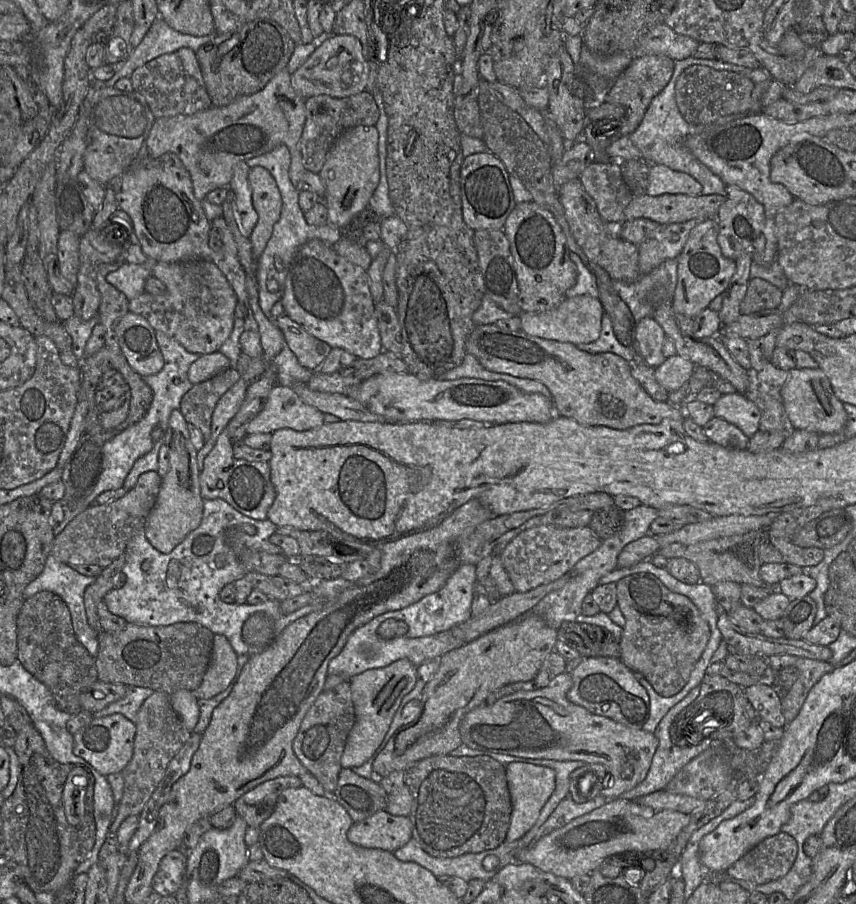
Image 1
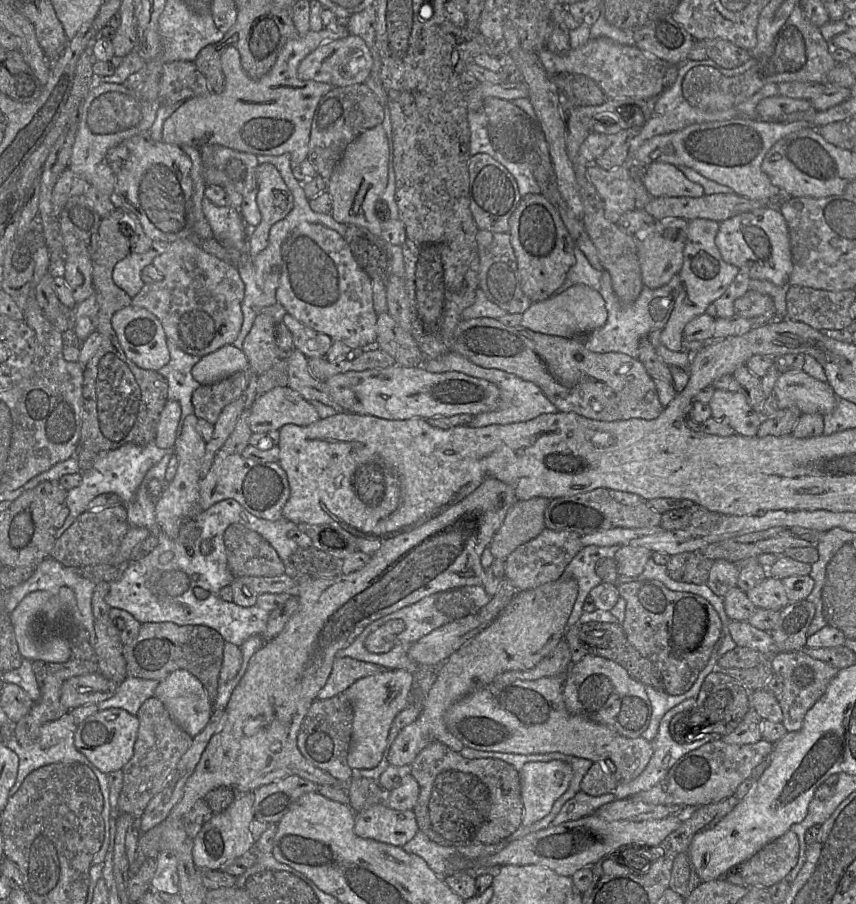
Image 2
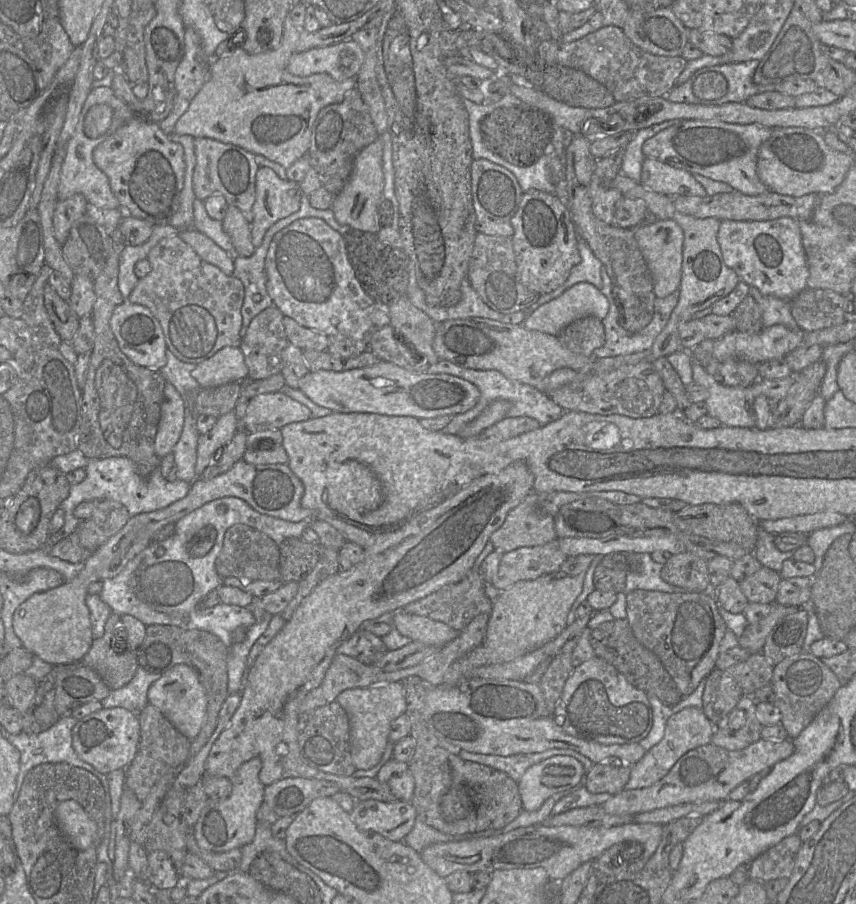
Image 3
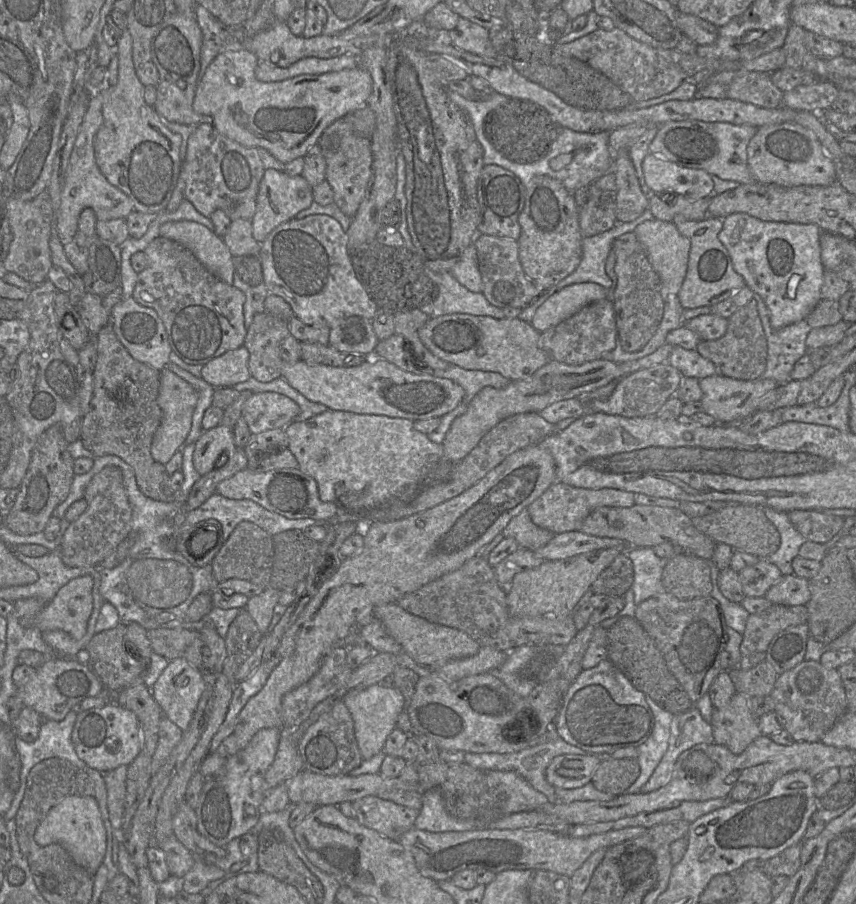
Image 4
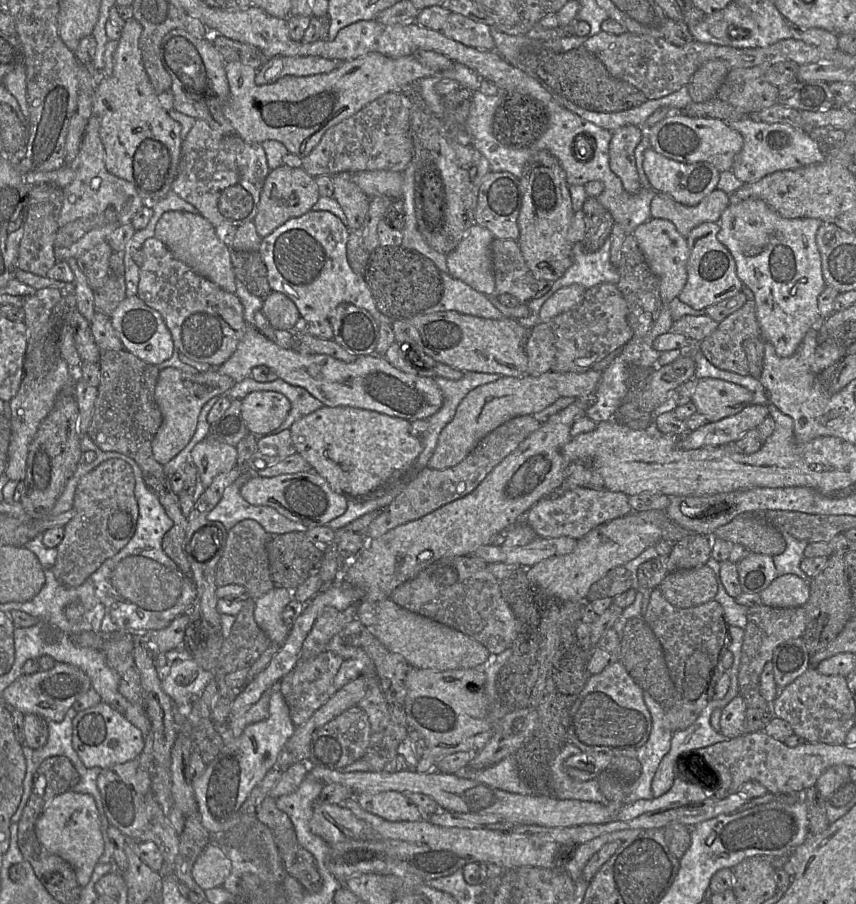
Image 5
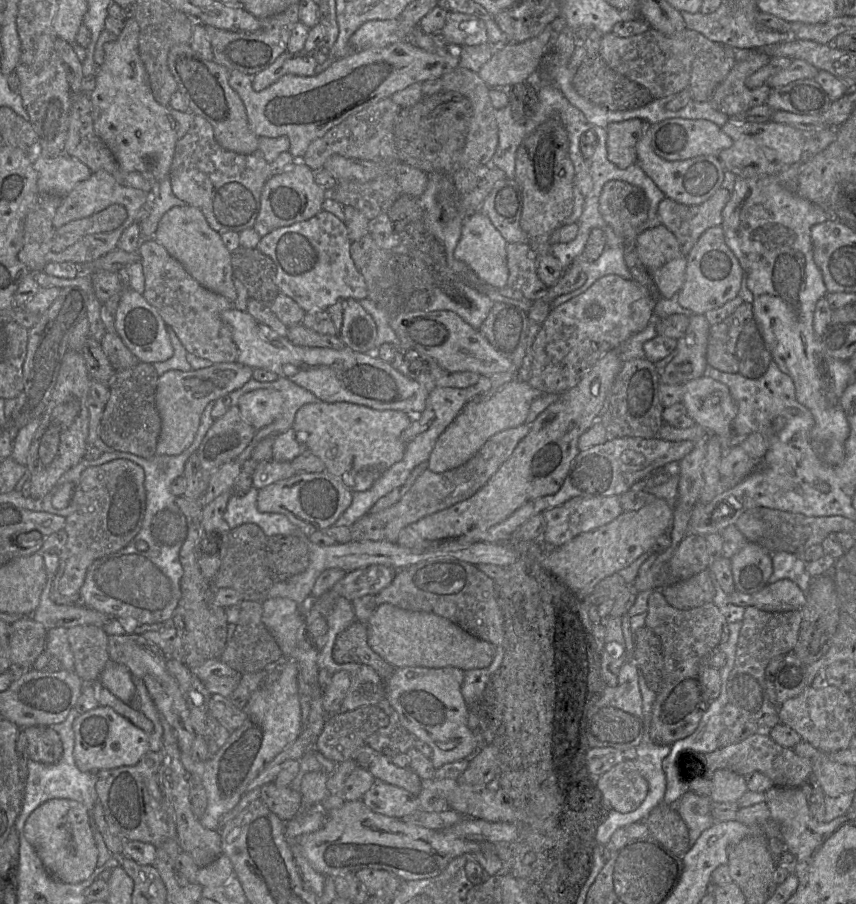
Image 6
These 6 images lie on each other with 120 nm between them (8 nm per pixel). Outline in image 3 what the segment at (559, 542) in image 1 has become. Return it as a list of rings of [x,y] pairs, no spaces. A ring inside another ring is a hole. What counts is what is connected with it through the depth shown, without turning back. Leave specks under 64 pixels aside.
[[[555,539],[541,546],[521,547],[505,553],[502,556],[497,575],[492,580],[492,585],[500,592],[508,589],[521,580],[534,580],[542,575],[558,572],[567,556],[559,549],[559,539]]]

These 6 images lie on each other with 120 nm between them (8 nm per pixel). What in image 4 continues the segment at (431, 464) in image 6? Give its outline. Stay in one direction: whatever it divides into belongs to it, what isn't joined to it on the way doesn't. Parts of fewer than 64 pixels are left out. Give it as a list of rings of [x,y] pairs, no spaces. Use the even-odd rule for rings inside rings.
[[[665,343],[652,354],[620,363],[596,359],[580,365],[569,365],[550,360],[530,377],[512,380],[504,388],[484,387],[471,400],[467,410],[452,422],[442,442],[444,455],[450,462],[457,463],[466,457],[480,439],[503,419],[525,412],[538,413],[557,401],[577,398],[640,369],[666,363],[672,349],[672,345]]]

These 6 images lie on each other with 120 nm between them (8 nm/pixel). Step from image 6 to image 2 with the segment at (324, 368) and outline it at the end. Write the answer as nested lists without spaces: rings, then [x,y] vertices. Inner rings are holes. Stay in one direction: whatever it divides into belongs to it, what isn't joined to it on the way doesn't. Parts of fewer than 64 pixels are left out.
[[[225,345],[215,352],[199,359],[193,366],[191,375],[200,385],[215,383],[248,368],[248,360],[243,351],[234,345]],[[395,364],[387,368],[350,371],[325,381],[329,395],[345,412],[371,415],[386,420],[455,415],[474,416],[497,408],[498,387],[484,379],[461,372],[431,373],[423,367],[403,367]]]

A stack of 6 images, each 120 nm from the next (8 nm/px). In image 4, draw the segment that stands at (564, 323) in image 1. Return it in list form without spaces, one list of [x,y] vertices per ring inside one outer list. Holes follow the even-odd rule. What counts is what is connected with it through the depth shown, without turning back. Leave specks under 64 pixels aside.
[[[593,282],[575,283],[550,296],[535,312],[530,324],[538,332],[567,319],[585,305],[608,298],[608,289]]]

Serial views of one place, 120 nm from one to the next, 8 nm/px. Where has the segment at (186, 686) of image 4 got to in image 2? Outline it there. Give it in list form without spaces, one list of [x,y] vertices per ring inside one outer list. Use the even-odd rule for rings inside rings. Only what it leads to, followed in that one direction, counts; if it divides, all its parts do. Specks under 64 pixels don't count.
[[[176,670],[160,681],[154,696],[192,738],[205,728],[212,716],[213,702],[199,679],[187,670]]]

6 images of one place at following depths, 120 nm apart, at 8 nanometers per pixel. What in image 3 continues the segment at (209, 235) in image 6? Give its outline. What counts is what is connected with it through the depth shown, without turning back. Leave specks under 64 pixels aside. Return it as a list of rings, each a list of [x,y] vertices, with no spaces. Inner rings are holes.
[[[184,229],[178,236],[203,260],[218,267],[224,274],[233,276],[234,259],[212,239],[196,229]]]

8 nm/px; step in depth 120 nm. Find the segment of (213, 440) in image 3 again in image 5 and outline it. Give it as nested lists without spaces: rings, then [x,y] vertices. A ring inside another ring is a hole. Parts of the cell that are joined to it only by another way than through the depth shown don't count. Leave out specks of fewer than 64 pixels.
[[[206,439],[196,444],[190,455],[204,488],[208,487],[217,475],[229,472],[237,465],[236,447]]]

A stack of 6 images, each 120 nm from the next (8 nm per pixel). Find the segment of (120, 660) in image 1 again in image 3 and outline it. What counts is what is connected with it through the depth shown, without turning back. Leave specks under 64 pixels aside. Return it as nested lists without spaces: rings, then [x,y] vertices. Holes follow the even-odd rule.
[[[171,625],[146,626],[145,638],[136,650],[139,667],[150,673],[164,674],[177,664],[190,666],[197,674],[207,695],[207,710],[205,721],[197,737],[191,740],[189,758],[196,755],[209,741],[215,731],[219,712],[227,697],[228,674],[227,656],[229,648],[222,641],[204,630],[185,630]]]

